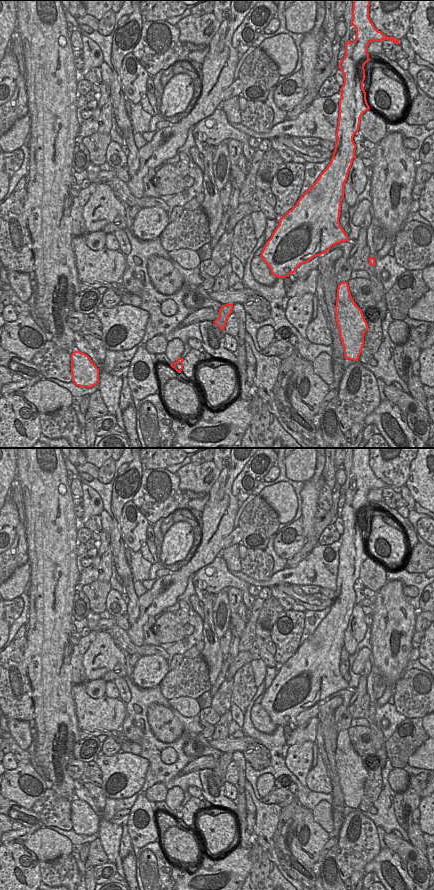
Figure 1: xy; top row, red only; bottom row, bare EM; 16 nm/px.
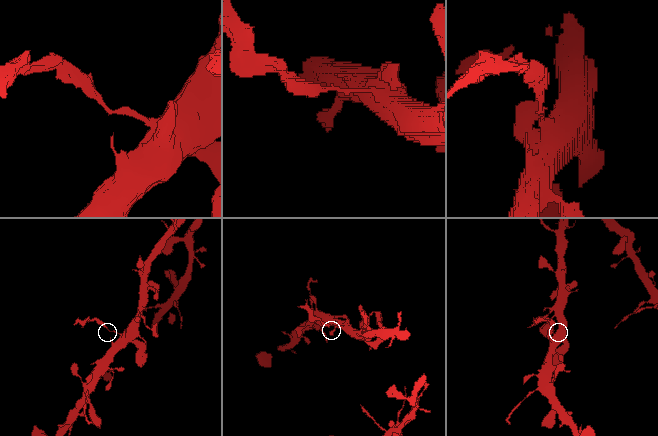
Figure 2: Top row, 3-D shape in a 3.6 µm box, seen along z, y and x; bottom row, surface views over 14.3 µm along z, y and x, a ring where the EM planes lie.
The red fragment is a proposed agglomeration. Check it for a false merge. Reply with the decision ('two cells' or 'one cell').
one cell

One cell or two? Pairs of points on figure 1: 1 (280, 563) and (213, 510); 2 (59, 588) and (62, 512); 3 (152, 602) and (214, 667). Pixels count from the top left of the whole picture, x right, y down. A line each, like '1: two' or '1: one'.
1: two
2: one
3: two

